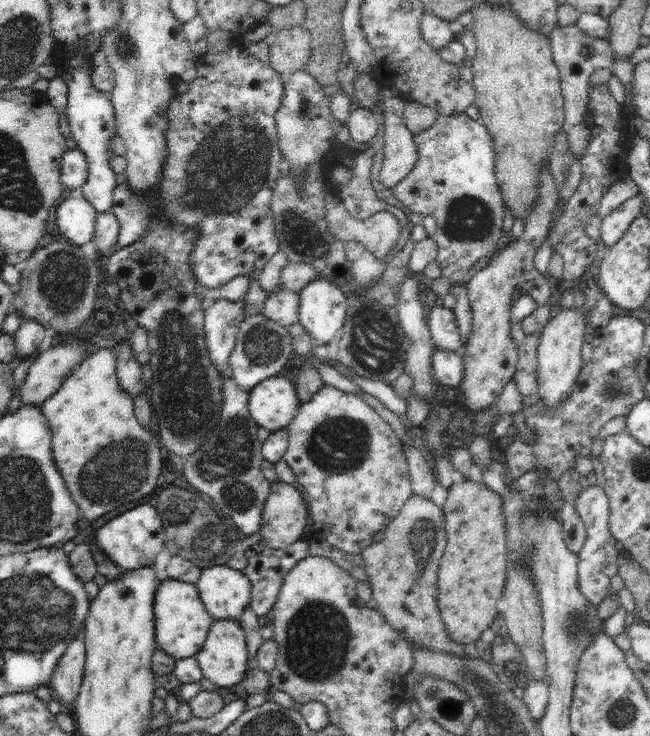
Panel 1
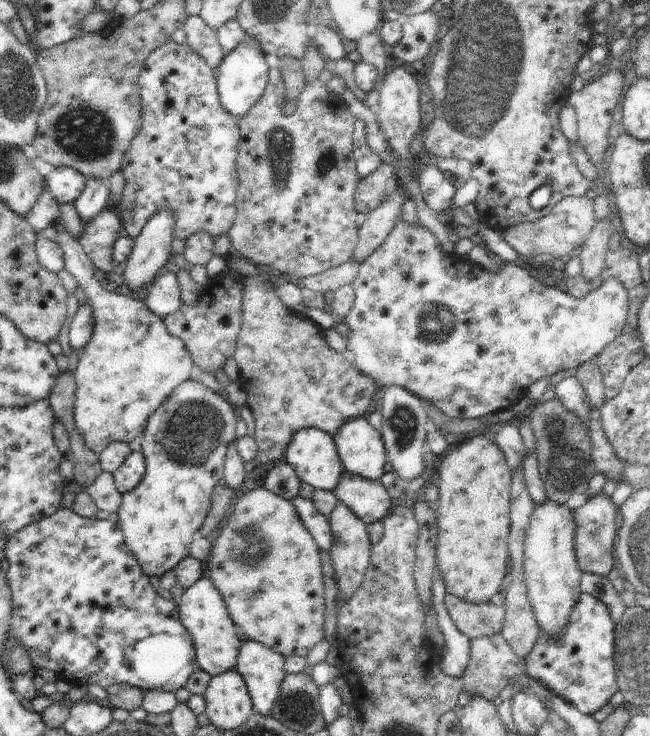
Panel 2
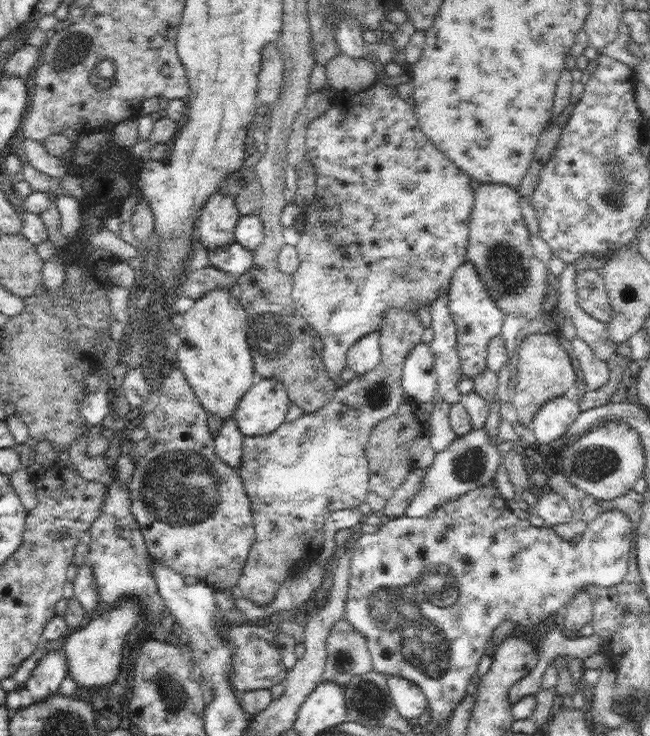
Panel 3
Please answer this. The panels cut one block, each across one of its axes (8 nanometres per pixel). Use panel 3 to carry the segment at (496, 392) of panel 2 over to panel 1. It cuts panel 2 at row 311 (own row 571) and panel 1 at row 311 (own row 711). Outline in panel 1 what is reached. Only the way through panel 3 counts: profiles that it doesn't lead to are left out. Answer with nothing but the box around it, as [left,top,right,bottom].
[427,306,463,352]

